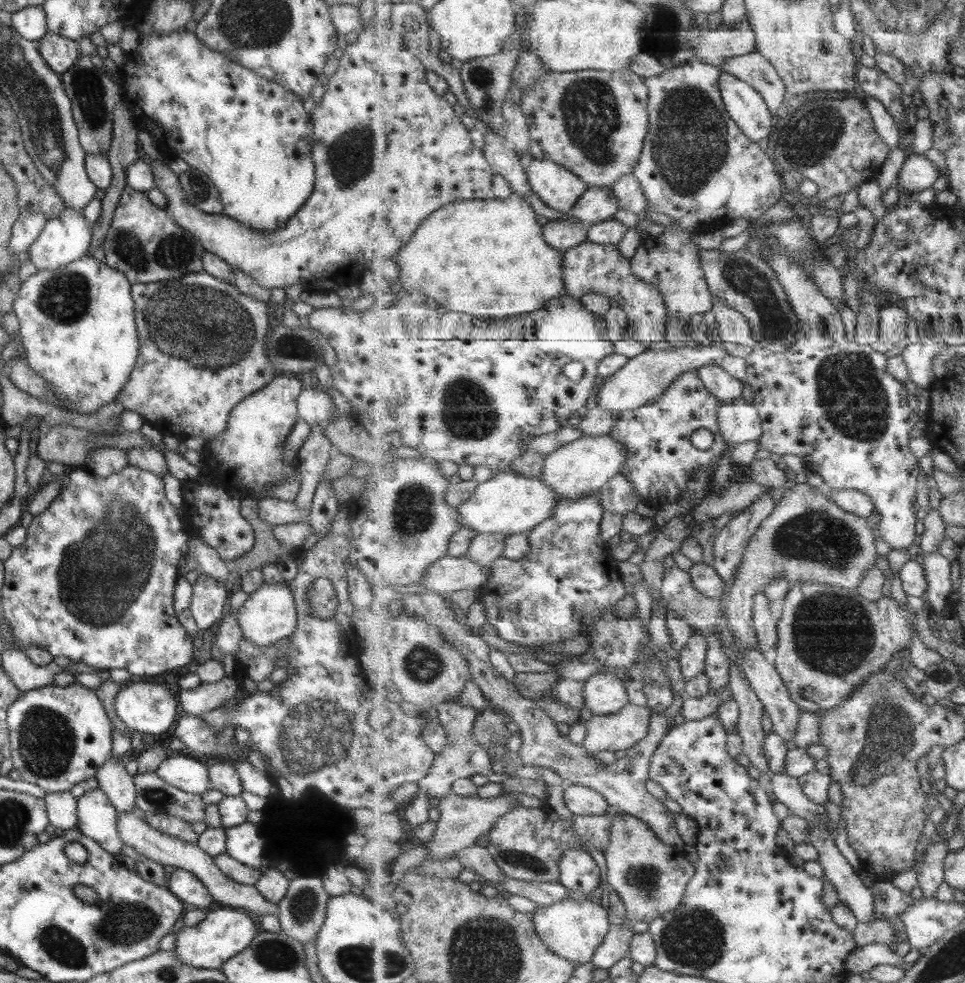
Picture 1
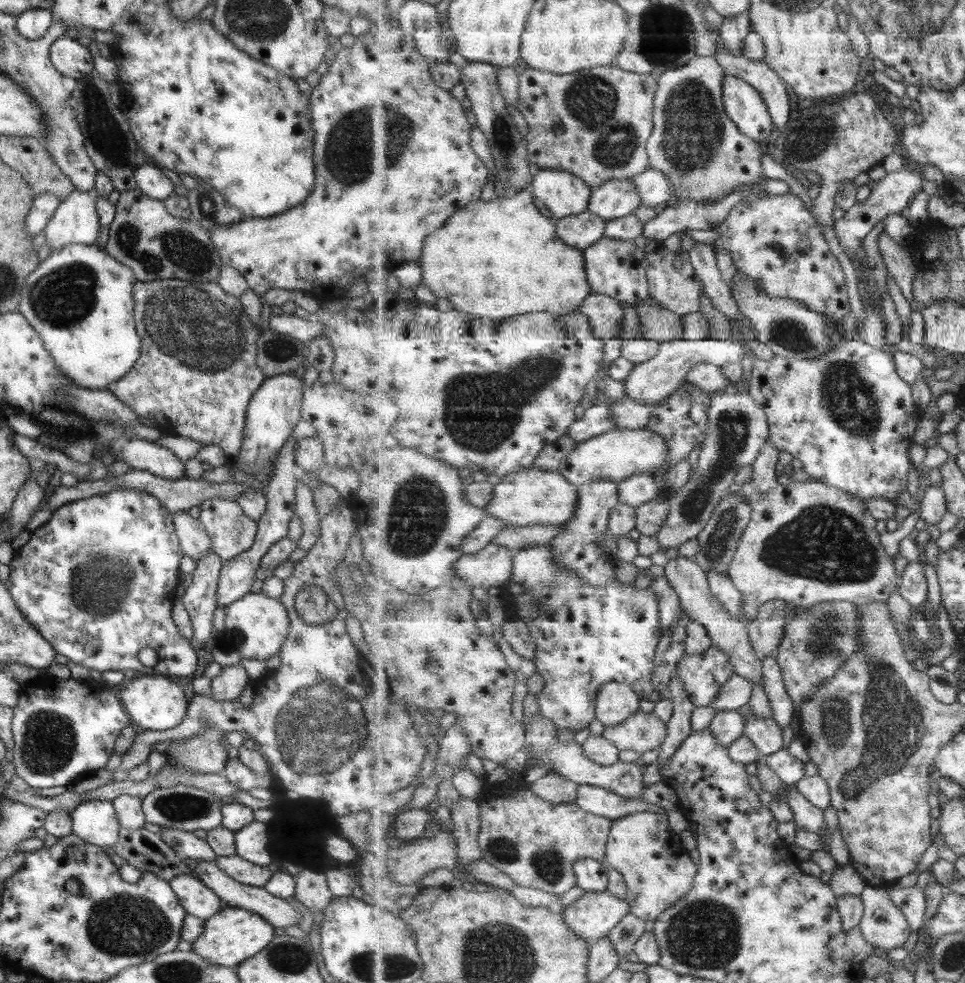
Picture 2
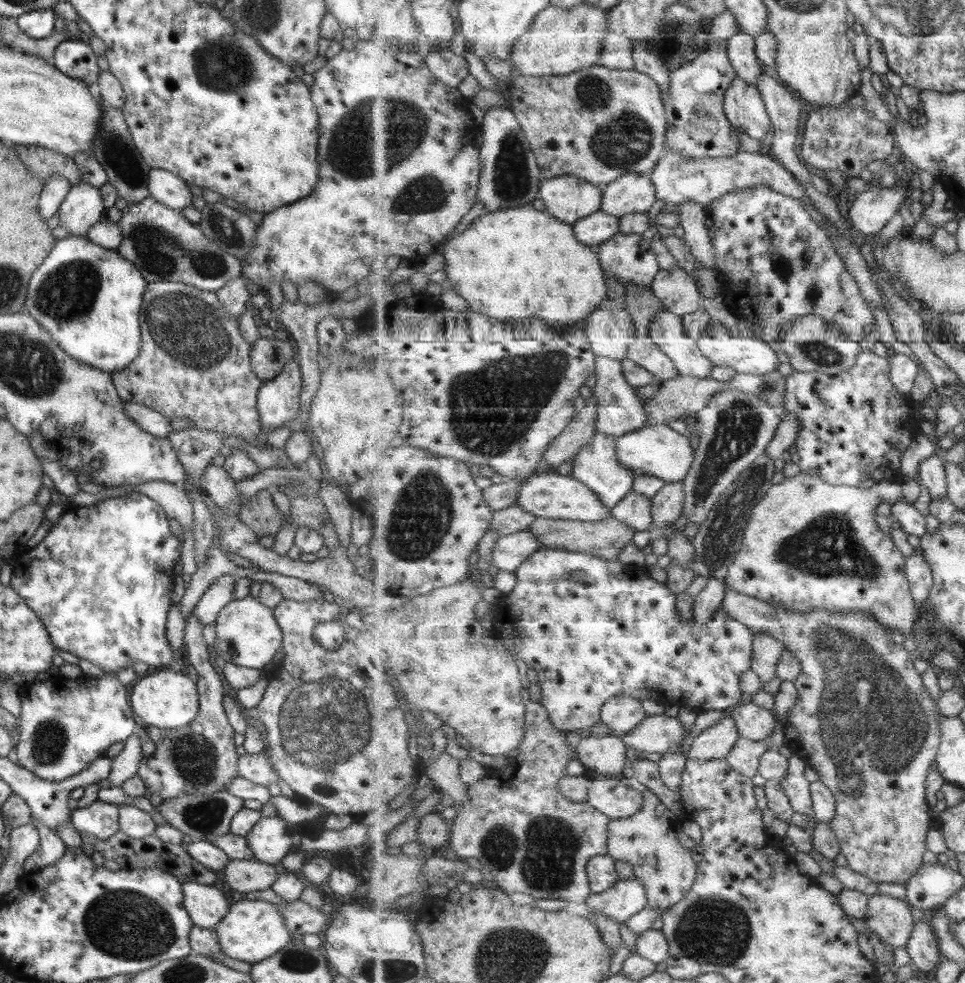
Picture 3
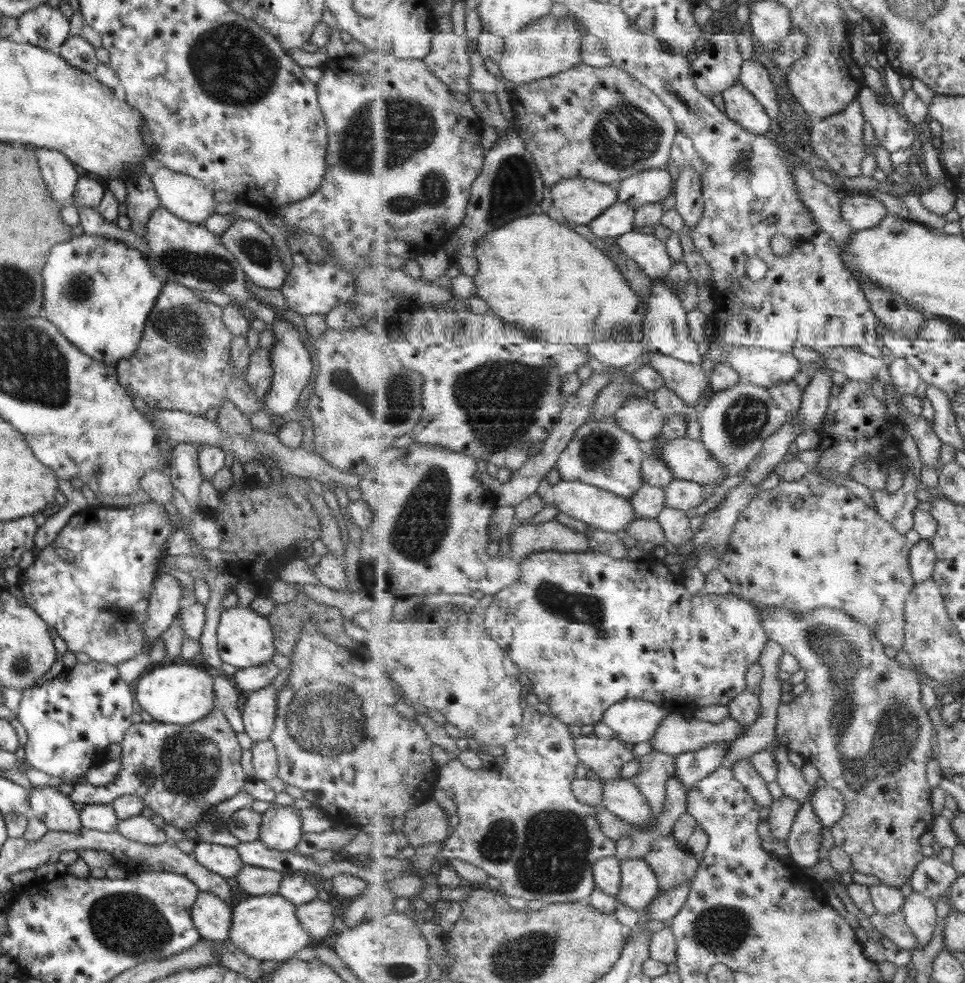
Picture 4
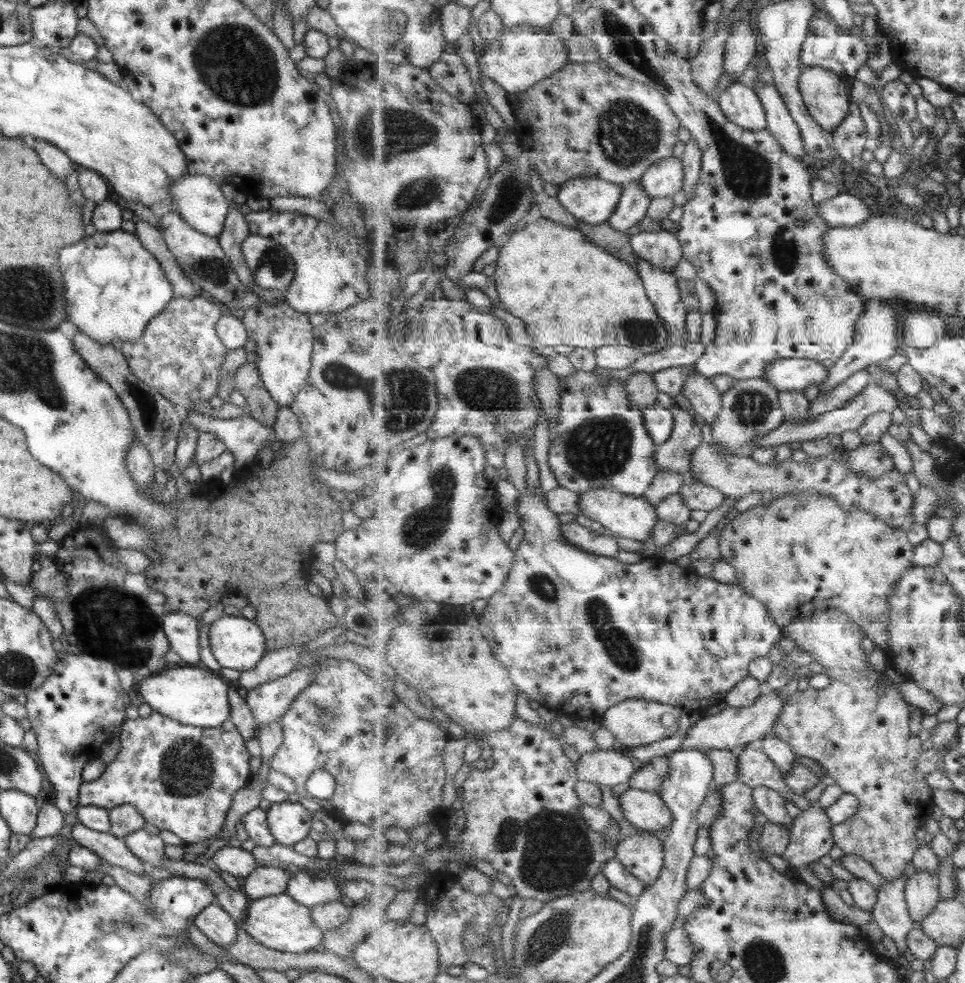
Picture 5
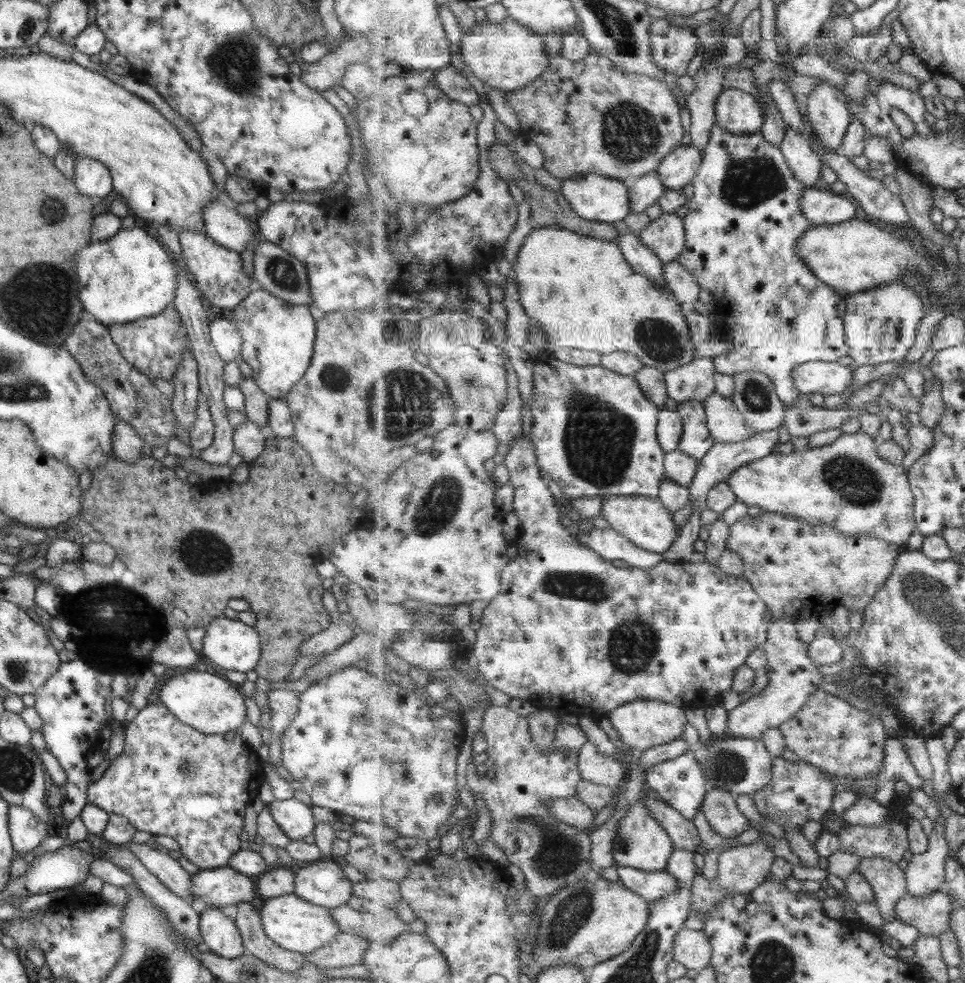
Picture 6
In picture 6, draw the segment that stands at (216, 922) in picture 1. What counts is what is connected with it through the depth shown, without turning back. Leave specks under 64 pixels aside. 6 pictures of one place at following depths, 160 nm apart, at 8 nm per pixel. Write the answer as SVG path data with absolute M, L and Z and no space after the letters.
M293 893L262 899L258 915L261 928L271 942L283 950L302 955L321 948L332 941L333 936L339 932L337 925L330 917L330 909L309 904Z

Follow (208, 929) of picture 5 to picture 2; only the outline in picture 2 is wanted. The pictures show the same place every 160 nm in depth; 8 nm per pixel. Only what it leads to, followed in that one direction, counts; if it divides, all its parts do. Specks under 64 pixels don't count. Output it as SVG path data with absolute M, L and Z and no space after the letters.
M192 874L174 876L168 885L187 914L206 921L221 910L218 896Z

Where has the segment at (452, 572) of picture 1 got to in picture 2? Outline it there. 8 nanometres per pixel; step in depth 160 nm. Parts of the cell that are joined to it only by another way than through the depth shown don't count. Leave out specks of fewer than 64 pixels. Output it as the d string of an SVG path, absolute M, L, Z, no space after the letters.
M491 543L475 554L465 553L457 562L457 578L472 588L502 589L514 574L514 552Z

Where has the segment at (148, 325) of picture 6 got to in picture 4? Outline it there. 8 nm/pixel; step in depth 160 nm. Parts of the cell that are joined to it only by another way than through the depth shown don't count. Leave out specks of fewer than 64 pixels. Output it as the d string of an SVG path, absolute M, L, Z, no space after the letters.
M176 282L164 283L157 294L157 302L149 311L143 327L140 341L135 352L129 358L119 359L113 367L116 369L118 383L140 400L157 409L180 410L187 414L203 415L207 410L218 410L224 403L224 398L244 416L251 416L264 408L258 396L250 389L244 373L236 373L231 364L230 344L231 331L222 321L222 308L203 300L193 292L193 289L181 286Z

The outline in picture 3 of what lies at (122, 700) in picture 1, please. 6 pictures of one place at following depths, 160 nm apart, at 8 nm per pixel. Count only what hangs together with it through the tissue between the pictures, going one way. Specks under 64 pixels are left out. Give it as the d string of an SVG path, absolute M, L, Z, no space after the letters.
M170 668L149 670L143 678L139 677L128 697L133 716L141 718L144 725L149 724L162 730L186 727L197 714L198 696L195 683L187 675Z

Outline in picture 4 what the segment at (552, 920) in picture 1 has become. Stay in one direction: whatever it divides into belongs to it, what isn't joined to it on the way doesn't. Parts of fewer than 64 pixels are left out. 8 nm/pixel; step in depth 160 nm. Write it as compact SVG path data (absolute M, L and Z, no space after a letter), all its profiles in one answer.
M643 856L621 860L621 866L621 890L615 897L642 914L661 893L660 879Z

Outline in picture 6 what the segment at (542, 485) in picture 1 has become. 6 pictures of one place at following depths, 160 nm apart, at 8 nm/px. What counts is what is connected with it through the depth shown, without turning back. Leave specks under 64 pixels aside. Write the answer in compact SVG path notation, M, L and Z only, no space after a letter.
M607 496L605 506L603 506L603 518L612 529L624 535L625 538L631 539L644 550L659 554L665 554L671 550L677 538L681 536L682 528L677 525L677 520L673 519L673 516L673 512L669 511L658 499L645 496Z

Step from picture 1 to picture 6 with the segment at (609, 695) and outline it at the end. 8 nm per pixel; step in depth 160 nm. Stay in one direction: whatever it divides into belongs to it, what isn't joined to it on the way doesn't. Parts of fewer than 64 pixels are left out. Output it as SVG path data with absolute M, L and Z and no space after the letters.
M654 700L625 703L608 713L607 717L618 733L620 740L632 747L633 750L637 750L637 752L642 752L663 743L676 741L685 732L685 726L687 726L688 722L684 707Z

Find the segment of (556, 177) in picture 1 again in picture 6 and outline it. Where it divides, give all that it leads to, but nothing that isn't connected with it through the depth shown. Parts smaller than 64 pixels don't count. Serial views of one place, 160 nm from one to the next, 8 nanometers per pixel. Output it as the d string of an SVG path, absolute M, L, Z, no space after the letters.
M584 174L566 179L561 184L561 191L571 203L572 209L584 219L614 223L624 221L632 212L629 182L606 174Z

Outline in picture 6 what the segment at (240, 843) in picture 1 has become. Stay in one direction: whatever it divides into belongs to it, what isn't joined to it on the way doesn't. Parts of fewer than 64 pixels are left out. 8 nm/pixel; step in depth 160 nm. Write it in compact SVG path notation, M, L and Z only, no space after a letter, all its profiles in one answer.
M293 797L274 800L267 806L275 824L290 841L301 841L313 830L313 815L310 805L305 805Z

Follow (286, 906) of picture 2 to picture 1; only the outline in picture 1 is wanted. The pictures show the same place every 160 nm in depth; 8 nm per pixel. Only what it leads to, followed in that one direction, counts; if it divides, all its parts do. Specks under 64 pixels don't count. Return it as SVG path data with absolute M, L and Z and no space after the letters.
M131 811L117 813L115 830L122 843L125 846L129 846L129 848L133 848L137 854L142 854L145 858L153 860L157 864L167 864L167 866L174 866L193 874L199 882L202 882L202 885L207 889L213 901L227 908L242 910L252 916L257 916L258 914L273 914L278 916L277 904L267 902L258 893L258 890L255 890L254 886L241 884L227 878L215 866L212 856L201 850L196 843L191 844L190 842L155 830L144 820L134 816Z

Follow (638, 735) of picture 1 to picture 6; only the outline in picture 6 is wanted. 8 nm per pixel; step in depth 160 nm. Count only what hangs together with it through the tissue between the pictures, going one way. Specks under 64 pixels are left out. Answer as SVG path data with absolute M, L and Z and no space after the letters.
M773 620L768 631L768 641L764 645L768 656L766 673L770 683L764 691L753 698L744 700L737 708L728 711L728 726L723 738L761 739L762 734L770 728L780 727L803 709L809 696L821 688L823 680L829 680L819 673L819 665L809 656L809 643L801 640L797 631L796 620Z

